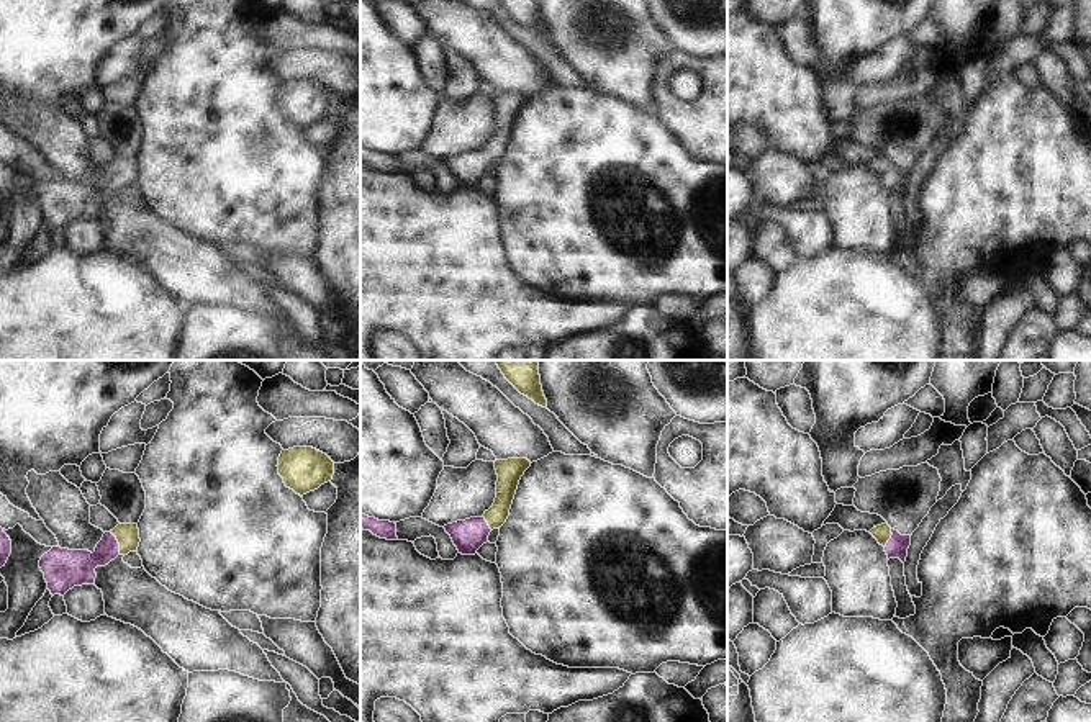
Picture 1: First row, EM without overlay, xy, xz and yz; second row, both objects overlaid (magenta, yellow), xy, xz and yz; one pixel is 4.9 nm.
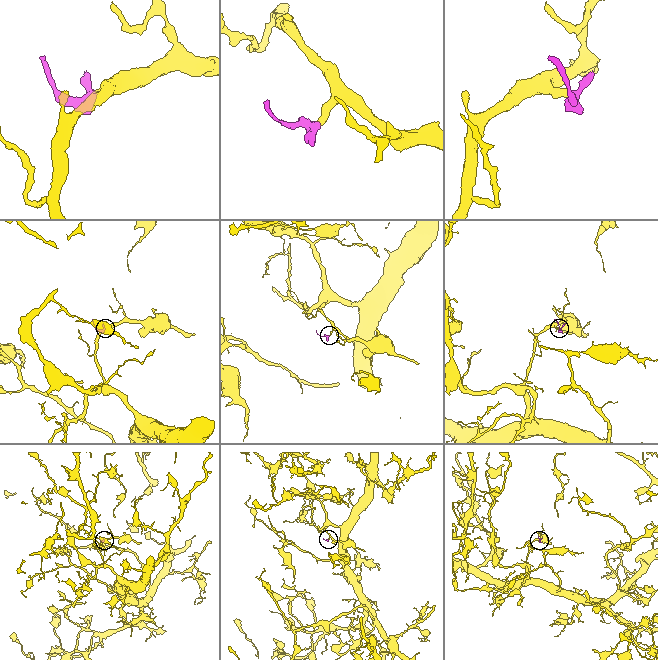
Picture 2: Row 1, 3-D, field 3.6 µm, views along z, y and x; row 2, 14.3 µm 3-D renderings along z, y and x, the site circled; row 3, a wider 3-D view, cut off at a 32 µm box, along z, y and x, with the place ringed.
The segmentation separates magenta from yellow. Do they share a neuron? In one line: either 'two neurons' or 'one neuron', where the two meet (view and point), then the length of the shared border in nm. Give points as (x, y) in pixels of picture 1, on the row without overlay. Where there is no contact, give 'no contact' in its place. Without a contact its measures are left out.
one neuron | xy (117, 175) | 130 nm

